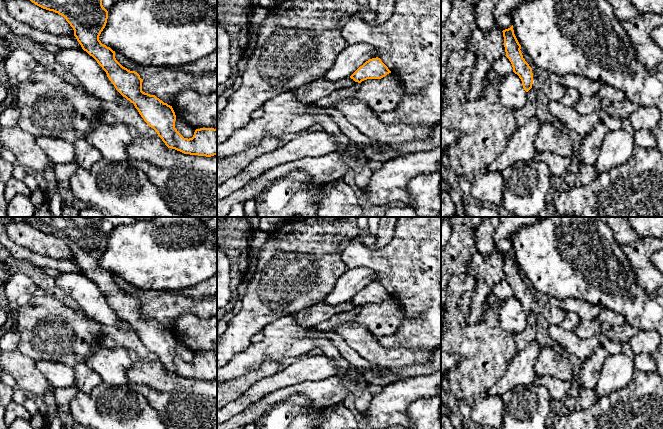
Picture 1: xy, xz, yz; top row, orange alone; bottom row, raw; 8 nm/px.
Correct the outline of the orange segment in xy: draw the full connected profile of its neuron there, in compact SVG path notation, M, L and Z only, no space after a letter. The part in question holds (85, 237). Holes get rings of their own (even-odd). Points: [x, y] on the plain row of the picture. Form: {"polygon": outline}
{"polygon": "M23 217L24 222L35 229L63 240L74 254L74 260L82 273L92 280L106 296L116 314L134 328L147 349L153 352L168 372L184 378L211 381L217 379L217 353L196 353L192 362L184 362L175 352L176 339L172 330L155 319L142 315L143 303L135 295L123 291L115 282L115 275L102 268L99 260L106 250L108 235L102 229L99 217Z"}

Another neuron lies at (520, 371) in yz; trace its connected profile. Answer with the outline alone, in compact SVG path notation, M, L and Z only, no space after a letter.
M535 340L516 352L504 375L486 391L486 394L503 396L517 386L533 384L536 379L534 365L541 349L542 346Z

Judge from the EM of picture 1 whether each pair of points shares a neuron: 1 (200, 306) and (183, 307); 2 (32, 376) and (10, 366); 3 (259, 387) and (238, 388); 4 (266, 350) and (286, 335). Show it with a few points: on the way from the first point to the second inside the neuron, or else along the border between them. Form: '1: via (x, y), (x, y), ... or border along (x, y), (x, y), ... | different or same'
1: via (196, 306), (187, 306) | same
2: via (27, 373), (20, 366), (15, 366) | same
3: border along (269, 377), (257, 380), (241, 395), (229, 402) | different
4: via (271, 348), (281, 340) | same

